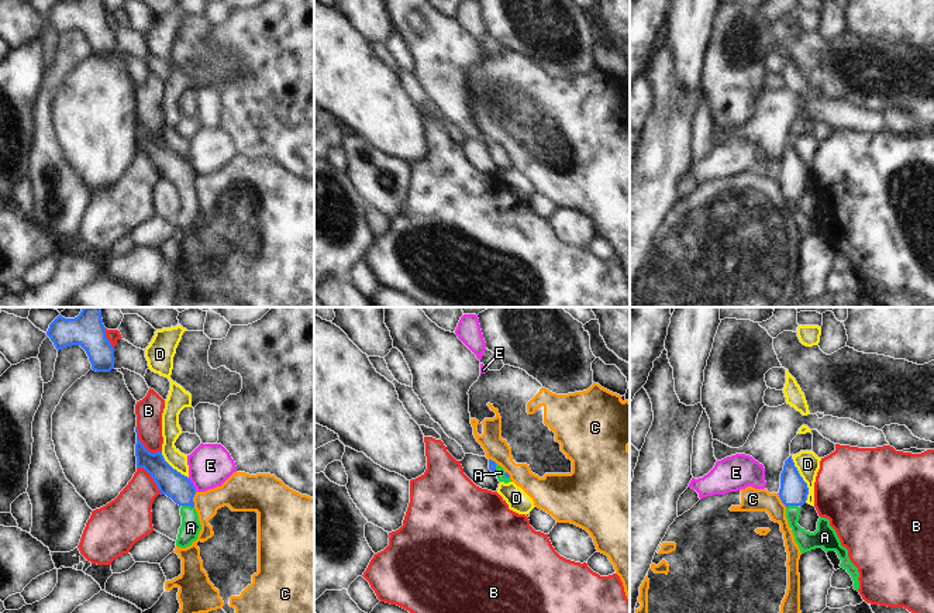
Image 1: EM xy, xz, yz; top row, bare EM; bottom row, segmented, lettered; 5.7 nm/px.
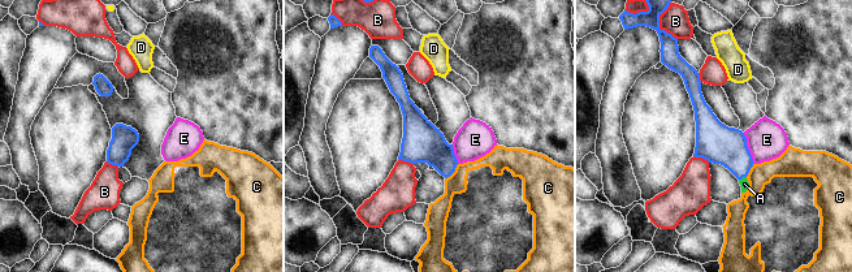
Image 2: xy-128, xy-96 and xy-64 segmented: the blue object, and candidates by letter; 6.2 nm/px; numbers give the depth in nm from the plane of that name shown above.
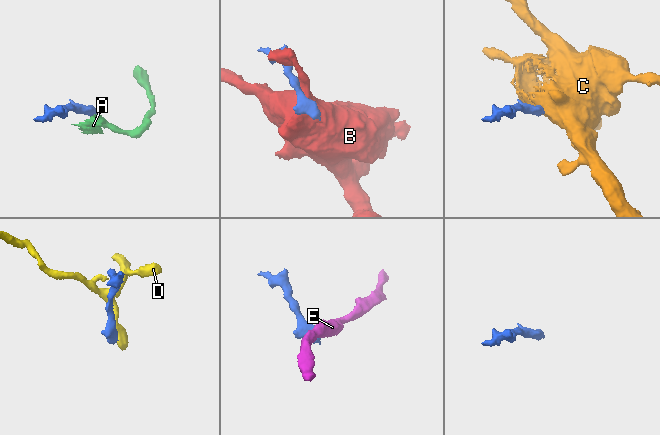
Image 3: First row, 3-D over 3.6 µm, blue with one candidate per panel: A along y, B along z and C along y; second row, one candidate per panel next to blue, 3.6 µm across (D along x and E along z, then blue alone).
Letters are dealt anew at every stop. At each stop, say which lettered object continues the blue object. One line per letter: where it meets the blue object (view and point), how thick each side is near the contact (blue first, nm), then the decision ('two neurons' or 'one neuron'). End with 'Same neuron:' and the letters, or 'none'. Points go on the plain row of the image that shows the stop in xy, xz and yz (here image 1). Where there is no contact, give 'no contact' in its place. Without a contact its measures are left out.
A: xy (188, 189) | 150/120 nm | one neuron
B: xy (142, 130) | 140/150 nm | two neurons
C: xy (192, 183) | 150/170 nm | two neurons
D: yz (802, 164) | 160/140 nm | two neurons
E: xy (192, 169) | 150/240 nm | two neurons
Same neuron: A

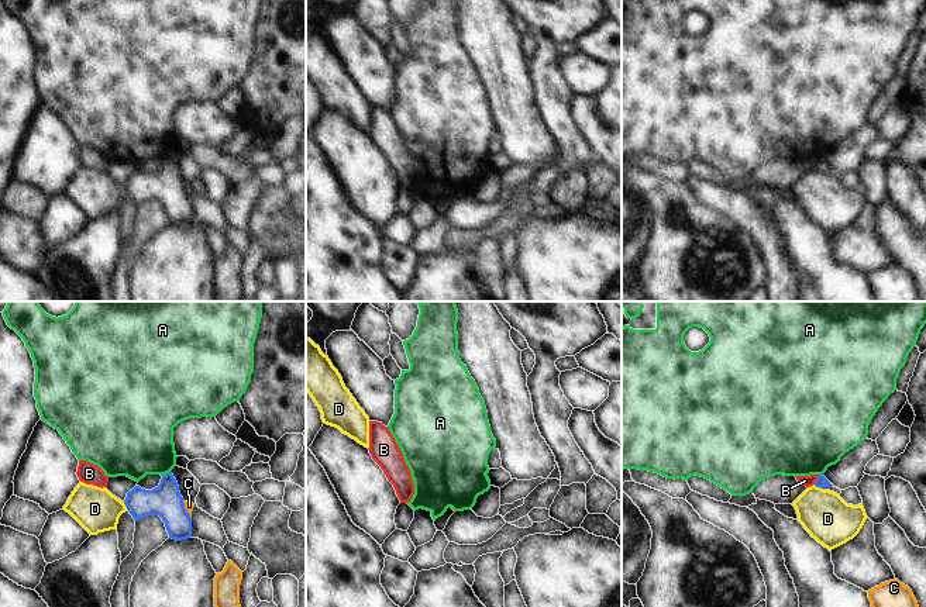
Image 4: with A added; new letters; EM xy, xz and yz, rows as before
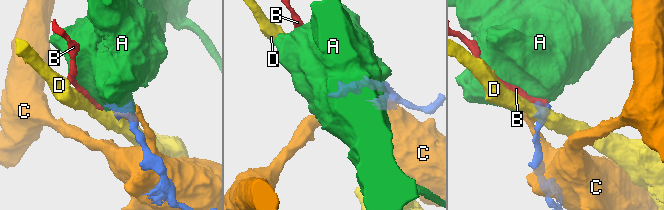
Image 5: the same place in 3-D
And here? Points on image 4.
A: xy (167, 158) | 190/400 nm | two neurons
B: yz (818, 164) | 70/60 nm | two neurons
C: xy (186, 195) | 190/50 nm | two neurons
D: xy (126, 190) | 190/240 nm | two neurons
Same neuron: none

